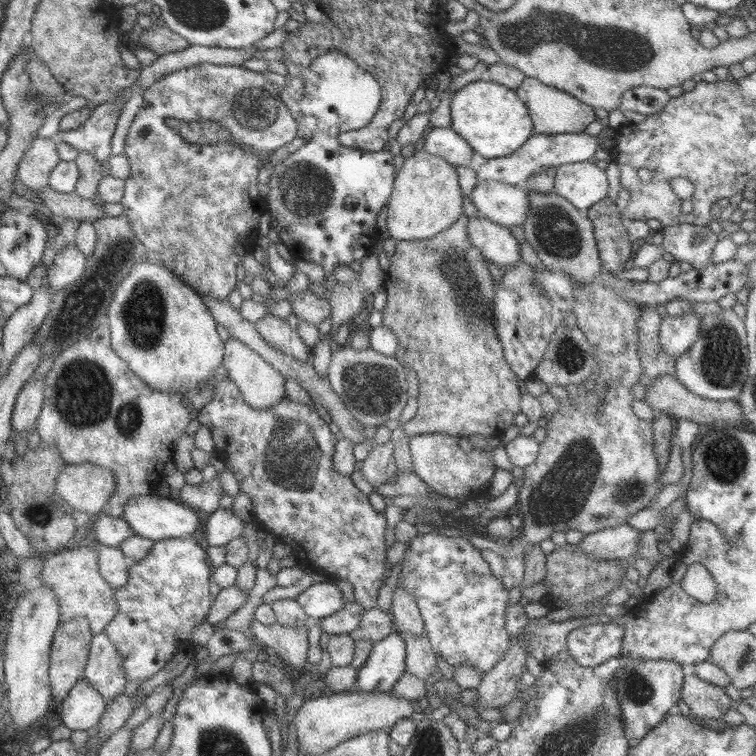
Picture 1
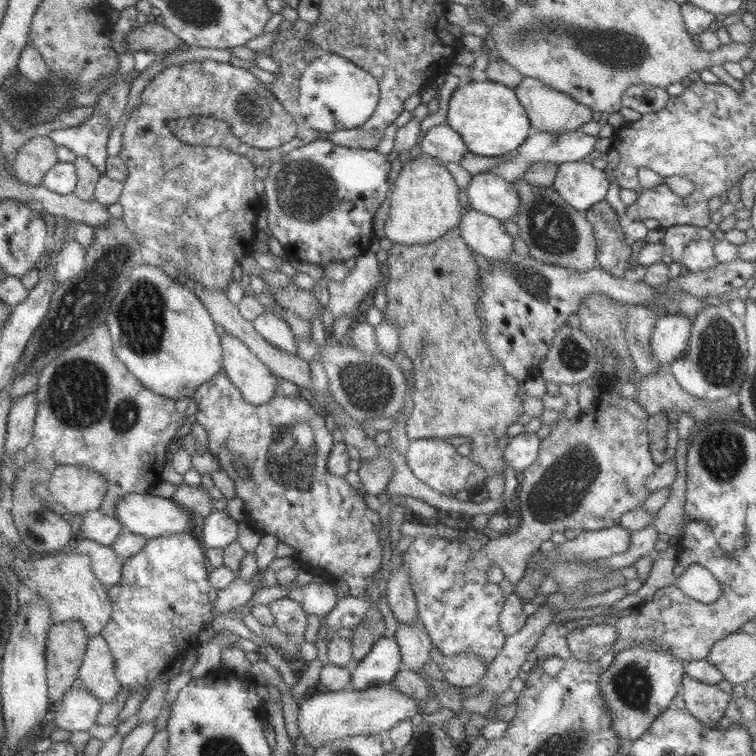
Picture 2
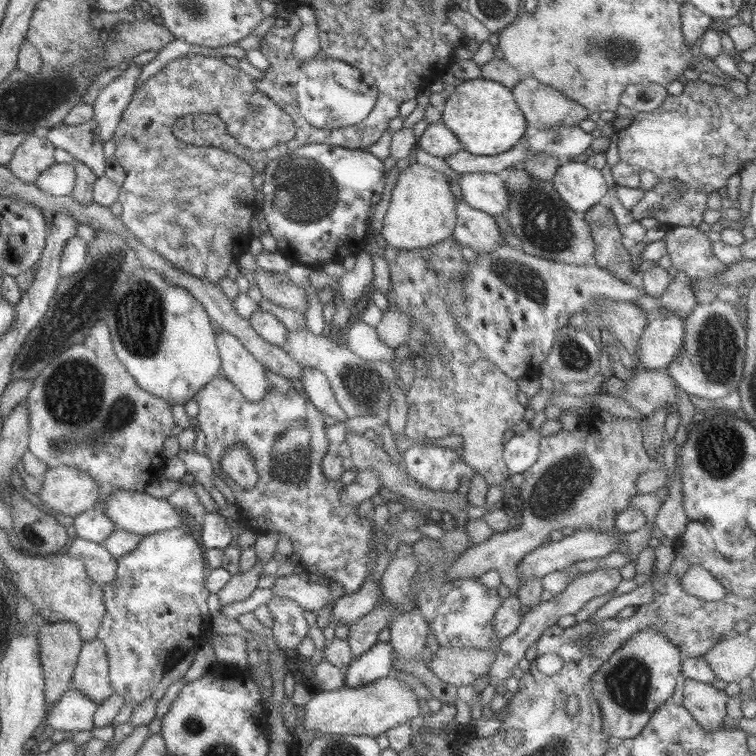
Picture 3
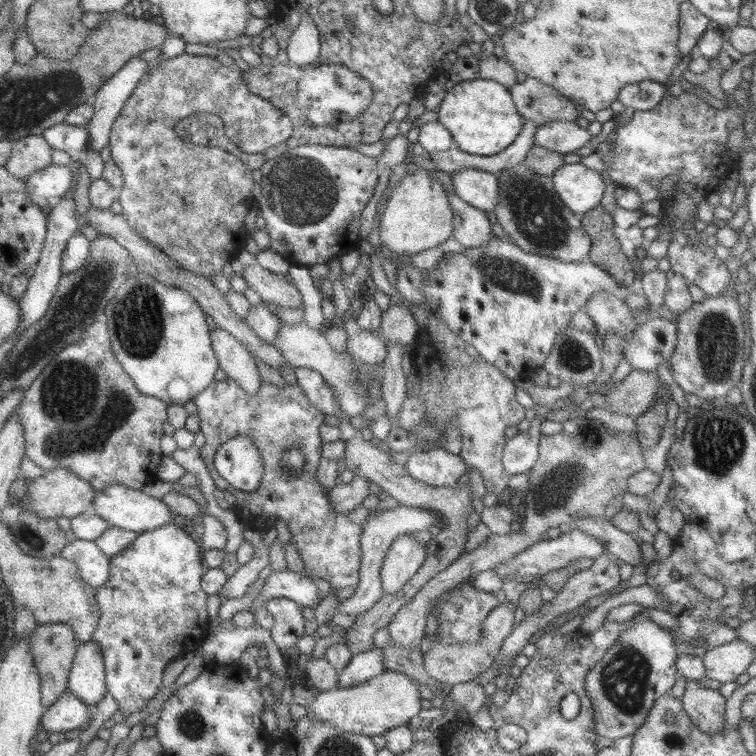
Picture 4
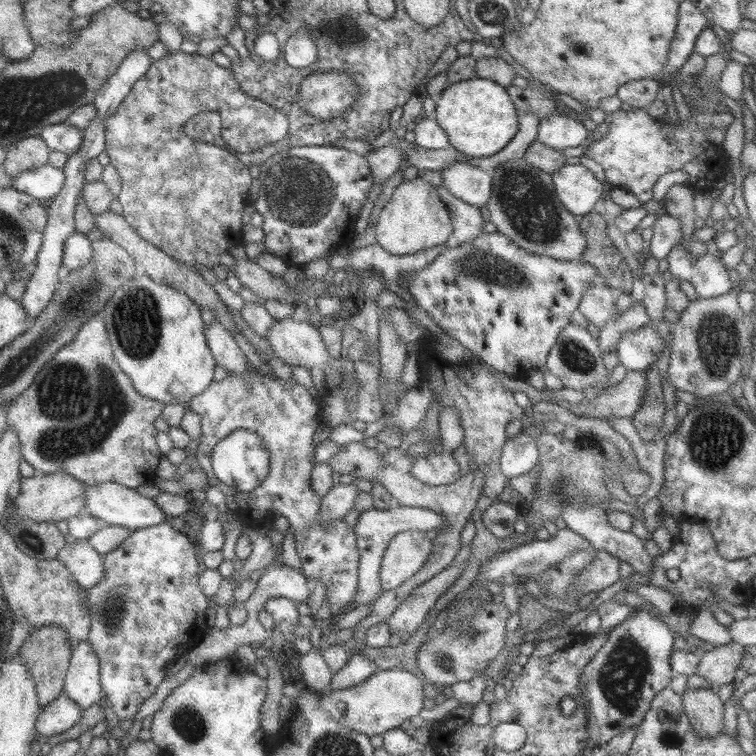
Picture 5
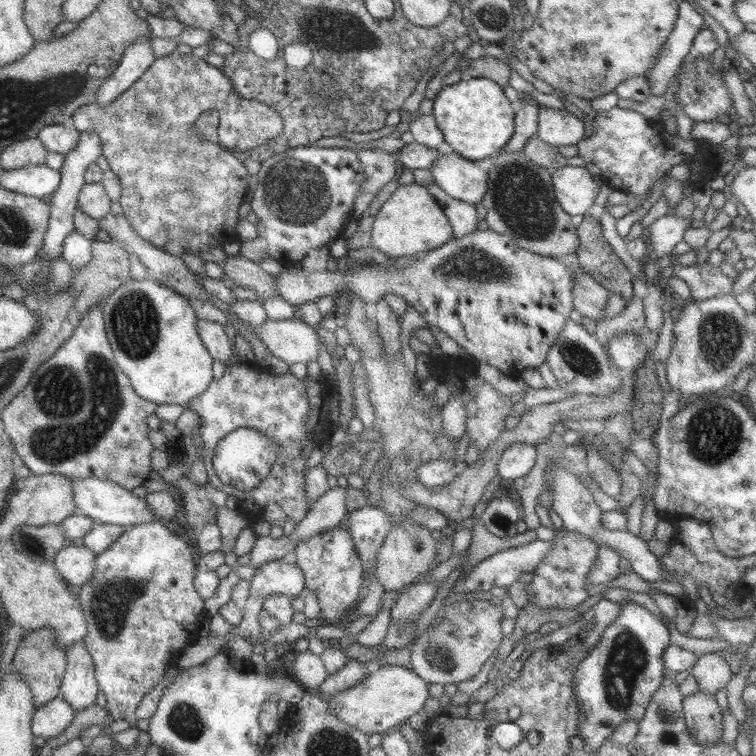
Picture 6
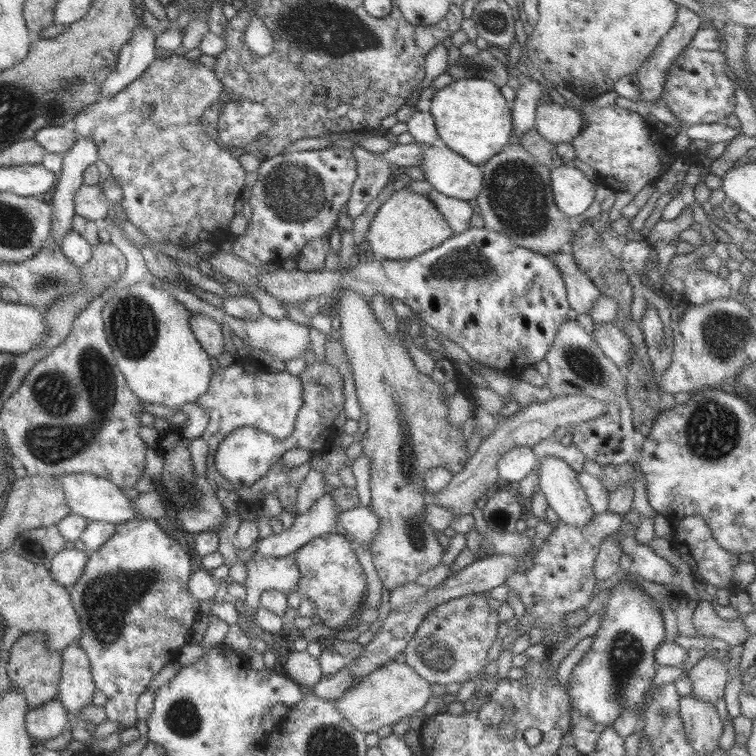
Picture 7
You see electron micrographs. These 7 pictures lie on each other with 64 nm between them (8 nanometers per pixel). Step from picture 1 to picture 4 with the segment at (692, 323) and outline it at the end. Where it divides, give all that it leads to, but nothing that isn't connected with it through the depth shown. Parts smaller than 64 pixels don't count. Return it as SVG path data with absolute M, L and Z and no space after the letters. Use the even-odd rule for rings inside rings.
M662 317L647 319L645 322L637 325L633 332L629 333L623 340L623 358L632 369L643 372L655 372L659 364L669 360L675 341L677 341L677 332L675 332L676 320L669 321Z

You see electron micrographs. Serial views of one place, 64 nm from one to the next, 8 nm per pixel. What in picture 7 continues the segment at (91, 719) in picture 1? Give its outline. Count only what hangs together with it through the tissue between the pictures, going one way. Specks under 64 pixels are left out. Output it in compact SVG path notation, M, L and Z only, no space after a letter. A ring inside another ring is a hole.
M55 700L30 708L25 715L27 736L36 741L56 737L63 730L69 716L68 712Z

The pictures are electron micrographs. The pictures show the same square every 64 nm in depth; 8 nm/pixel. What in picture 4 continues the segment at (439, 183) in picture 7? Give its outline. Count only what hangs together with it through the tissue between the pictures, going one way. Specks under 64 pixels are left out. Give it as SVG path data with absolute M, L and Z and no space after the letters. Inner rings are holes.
M459 169L451 173L451 186L457 198L484 213L492 212L499 199L496 175L479 169Z

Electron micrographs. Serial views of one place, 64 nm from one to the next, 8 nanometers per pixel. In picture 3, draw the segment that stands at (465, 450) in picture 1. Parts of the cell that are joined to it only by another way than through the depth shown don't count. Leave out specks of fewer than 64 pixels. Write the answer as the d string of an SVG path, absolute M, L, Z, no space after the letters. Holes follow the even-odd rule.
M411 446L401 462L408 478L434 492L455 492L461 478L470 481L476 474L461 461L459 452L437 446Z

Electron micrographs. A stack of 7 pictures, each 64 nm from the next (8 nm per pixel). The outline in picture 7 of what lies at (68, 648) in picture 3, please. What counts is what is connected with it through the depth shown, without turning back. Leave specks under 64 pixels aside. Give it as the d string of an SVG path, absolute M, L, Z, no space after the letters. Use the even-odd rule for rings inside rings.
M41 632L22 633L8 649L9 656L5 662L5 674L8 686L21 692L21 697L29 708L39 707L51 701L56 696L61 671L61 656L59 652L47 649L45 638Z

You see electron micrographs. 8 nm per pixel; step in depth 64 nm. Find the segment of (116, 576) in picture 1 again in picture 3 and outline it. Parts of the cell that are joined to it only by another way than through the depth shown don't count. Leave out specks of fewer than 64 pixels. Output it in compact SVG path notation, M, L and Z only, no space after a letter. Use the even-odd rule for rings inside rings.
M75 537L69 541L62 553L79 560L87 572L87 578L97 586L106 586L115 579L116 560L99 543Z

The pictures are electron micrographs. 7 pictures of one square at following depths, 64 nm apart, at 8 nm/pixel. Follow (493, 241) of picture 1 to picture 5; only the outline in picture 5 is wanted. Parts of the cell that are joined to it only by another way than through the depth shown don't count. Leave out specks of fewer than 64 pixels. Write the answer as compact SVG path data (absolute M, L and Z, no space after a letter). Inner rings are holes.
M443 186L436 187L436 192L439 200L446 205L452 225L451 234L446 239L447 246L463 244L483 234L483 221L477 208L451 196Z

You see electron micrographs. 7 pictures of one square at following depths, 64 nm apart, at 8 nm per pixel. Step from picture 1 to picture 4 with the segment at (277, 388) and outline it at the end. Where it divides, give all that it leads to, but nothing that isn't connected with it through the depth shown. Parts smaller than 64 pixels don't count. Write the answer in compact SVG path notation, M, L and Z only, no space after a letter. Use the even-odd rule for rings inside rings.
M219 327L209 331L209 334L218 367L245 391L245 395L255 395L261 378L247 349Z

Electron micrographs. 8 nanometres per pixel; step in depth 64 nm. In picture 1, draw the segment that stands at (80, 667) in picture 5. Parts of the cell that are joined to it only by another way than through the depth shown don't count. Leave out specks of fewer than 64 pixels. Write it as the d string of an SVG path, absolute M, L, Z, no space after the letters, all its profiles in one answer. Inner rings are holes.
M102 632L92 635L82 678L99 692L103 701L113 701L125 689L119 654Z

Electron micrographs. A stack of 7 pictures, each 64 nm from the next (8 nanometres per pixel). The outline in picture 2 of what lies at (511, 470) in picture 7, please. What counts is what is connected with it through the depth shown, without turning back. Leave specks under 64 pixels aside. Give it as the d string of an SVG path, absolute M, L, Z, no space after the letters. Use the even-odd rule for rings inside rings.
M524 432L513 436L502 450L502 460L516 473L522 473L536 460L539 444L535 433Z

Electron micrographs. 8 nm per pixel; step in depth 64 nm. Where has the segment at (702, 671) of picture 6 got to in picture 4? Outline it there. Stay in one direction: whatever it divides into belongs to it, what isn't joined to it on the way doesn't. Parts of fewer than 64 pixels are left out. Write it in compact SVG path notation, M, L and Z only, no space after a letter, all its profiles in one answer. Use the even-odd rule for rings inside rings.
M733 639L730 642L706 650L701 657L705 678L717 680L720 684L735 681L735 678L746 672L748 665L755 658L753 646L743 640Z

